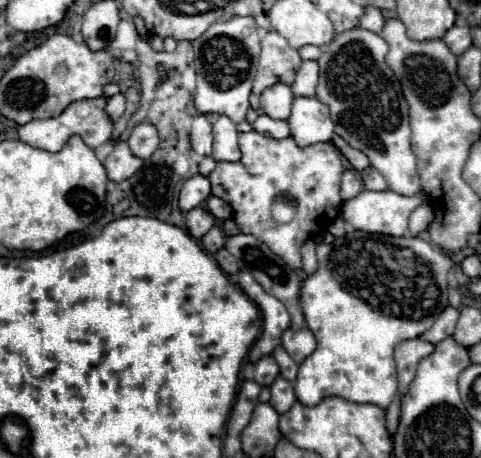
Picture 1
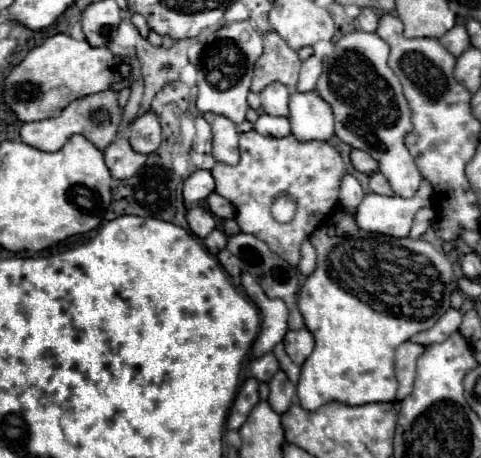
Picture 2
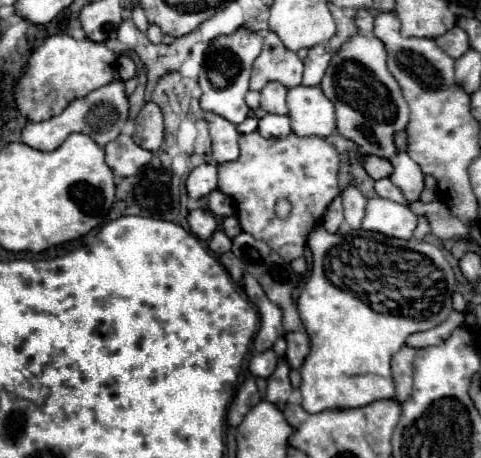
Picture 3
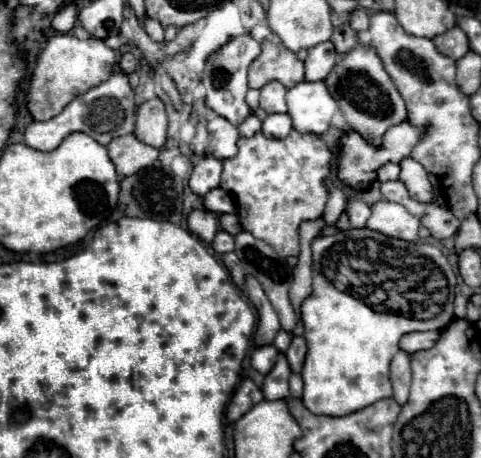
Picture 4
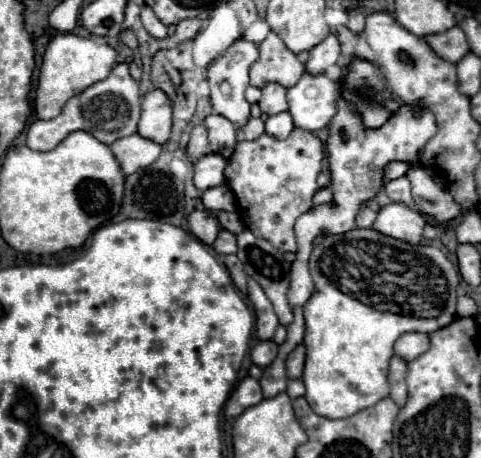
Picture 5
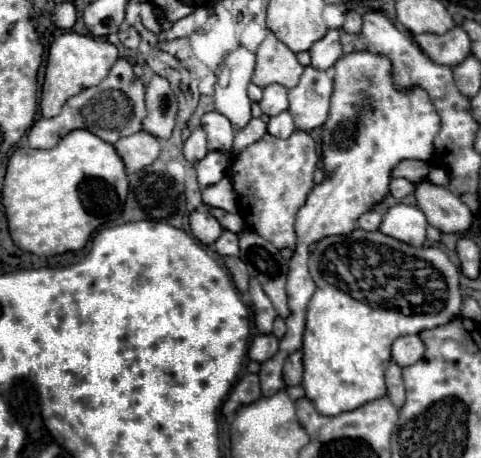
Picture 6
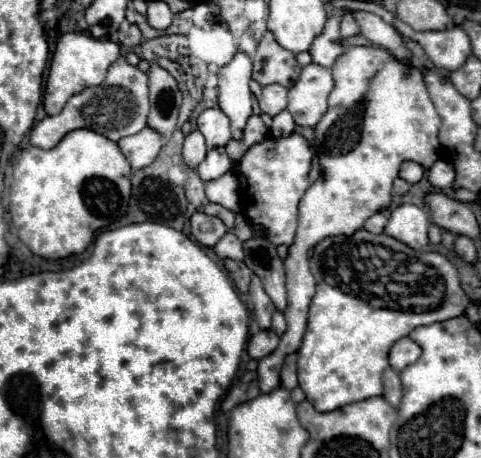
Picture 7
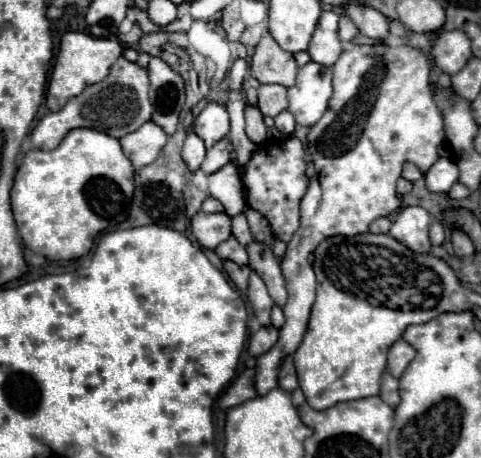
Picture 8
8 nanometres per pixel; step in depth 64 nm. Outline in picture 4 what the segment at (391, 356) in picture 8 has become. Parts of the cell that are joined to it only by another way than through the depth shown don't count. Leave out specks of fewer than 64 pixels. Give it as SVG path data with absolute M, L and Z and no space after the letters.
M438 330L436 332L410 332L410 334L402 336L400 350L408 352L412 356L412 354L416 354L420 350L432 348L436 340L438 340Z

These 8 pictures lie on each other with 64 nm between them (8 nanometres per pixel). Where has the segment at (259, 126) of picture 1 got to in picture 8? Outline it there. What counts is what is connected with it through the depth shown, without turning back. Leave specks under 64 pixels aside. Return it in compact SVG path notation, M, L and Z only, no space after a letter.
M284 110L284 112L280 112L276 118L274 118L274 126L282 132L282 136L290 136L292 132L294 132L294 126L296 126L296 120L294 120L294 116L288 112L288 110Z

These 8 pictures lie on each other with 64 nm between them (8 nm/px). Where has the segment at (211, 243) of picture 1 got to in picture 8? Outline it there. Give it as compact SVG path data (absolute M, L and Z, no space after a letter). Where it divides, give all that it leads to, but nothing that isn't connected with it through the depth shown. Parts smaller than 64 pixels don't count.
M230 236L226 242L222 242L218 248L216 248L216 254L220 258L226 258L226 260L232 260L240 266L248 266L248 254L246 254L246 248L238 244L238 240L234 236Z

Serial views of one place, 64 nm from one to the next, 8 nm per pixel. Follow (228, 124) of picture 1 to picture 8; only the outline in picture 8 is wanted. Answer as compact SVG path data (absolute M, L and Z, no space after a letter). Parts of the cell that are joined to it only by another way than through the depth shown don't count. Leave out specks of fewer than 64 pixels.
M210 102L196 116L192 130L204 140L206 148L214 146L218 140L222 140L230 132L230 116L228 116L228 110L222 104L218 104L218 102Z

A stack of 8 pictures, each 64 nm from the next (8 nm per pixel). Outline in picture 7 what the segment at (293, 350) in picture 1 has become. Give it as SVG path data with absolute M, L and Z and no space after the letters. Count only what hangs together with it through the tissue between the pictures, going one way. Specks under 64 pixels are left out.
M290 354L284 360L282 372L280 372L280 380L282 380L282 388L294 390L298 386L298 378L296 378L296 356L294 354Z

